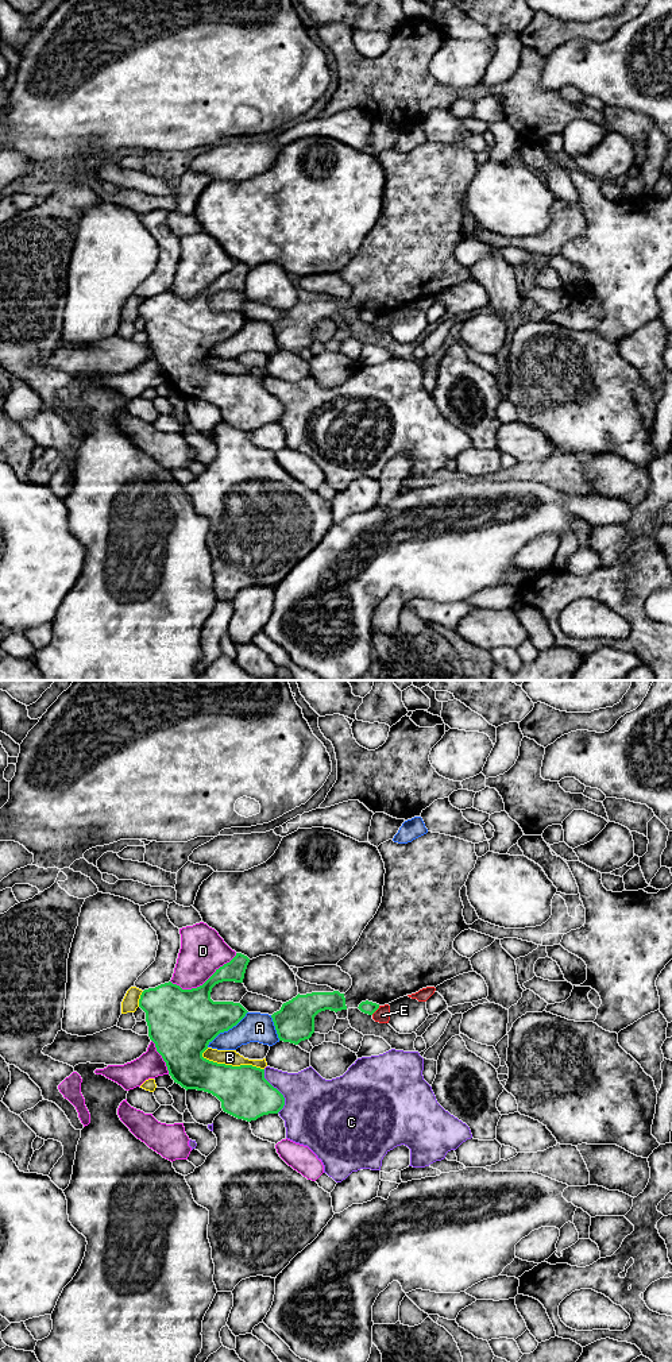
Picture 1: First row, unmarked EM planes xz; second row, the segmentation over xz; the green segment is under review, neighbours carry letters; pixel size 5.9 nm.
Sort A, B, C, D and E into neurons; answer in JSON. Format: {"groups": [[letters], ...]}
{"groups": [["A"], ["B"], ["C"], ["D"], ["E"]]}

